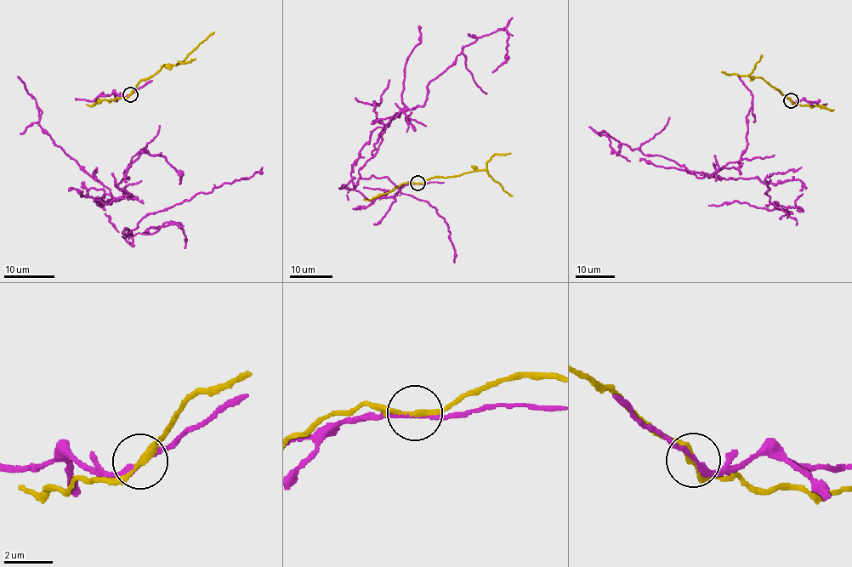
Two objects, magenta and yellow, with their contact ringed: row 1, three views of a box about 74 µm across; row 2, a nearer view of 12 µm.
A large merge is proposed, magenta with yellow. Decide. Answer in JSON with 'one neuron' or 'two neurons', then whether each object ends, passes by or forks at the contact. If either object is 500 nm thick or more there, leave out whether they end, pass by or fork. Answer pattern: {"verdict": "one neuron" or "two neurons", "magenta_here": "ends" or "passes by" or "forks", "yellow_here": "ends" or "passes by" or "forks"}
{"verdict": "two neurons", "magenta_here": "passes by", "yellow_here": "passes by"}

